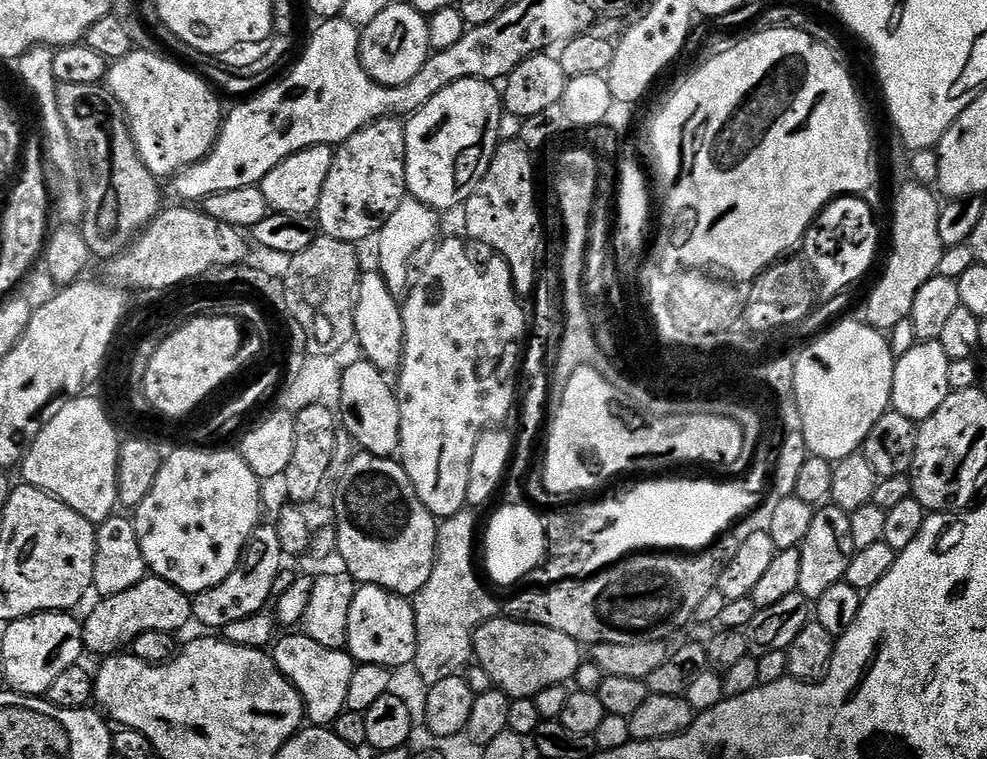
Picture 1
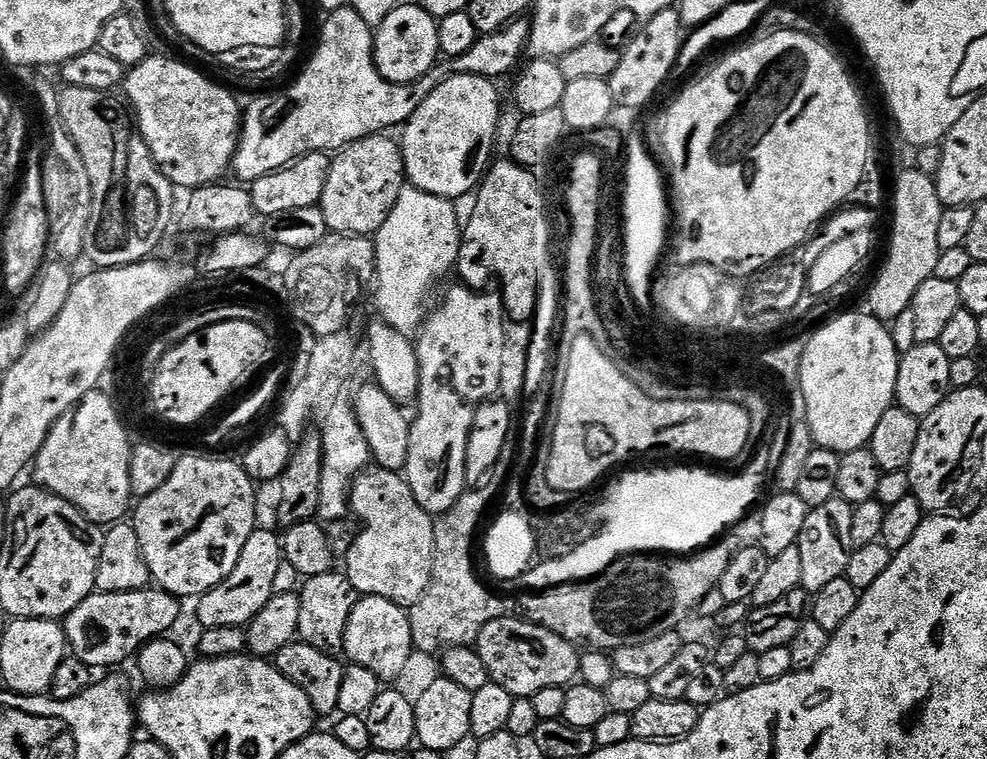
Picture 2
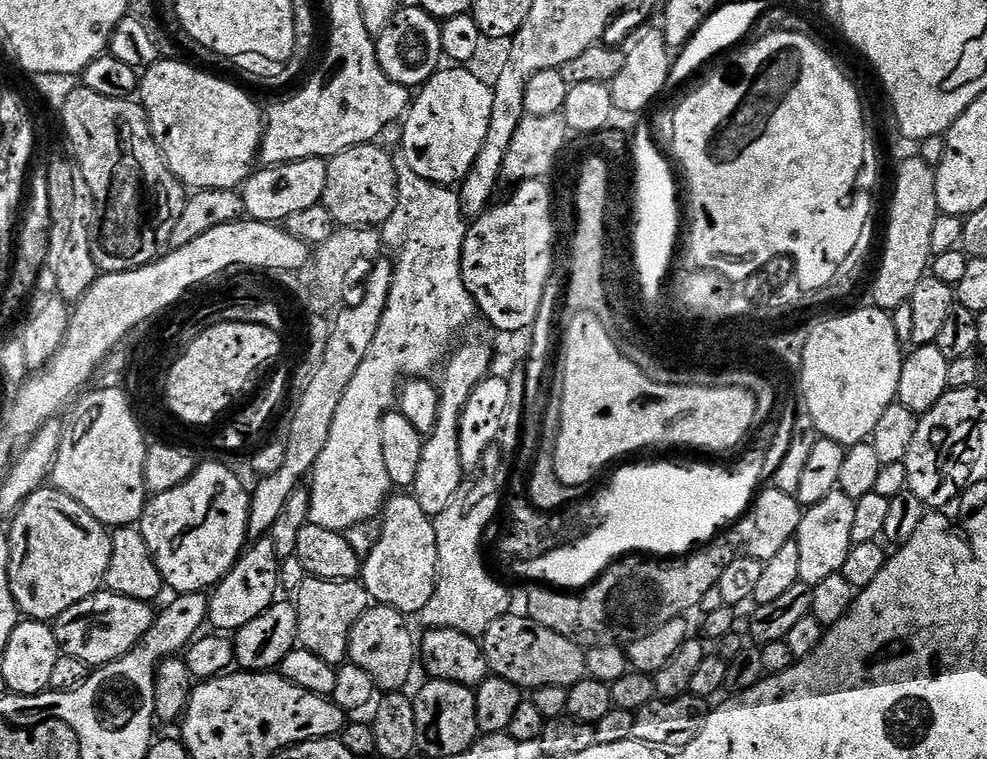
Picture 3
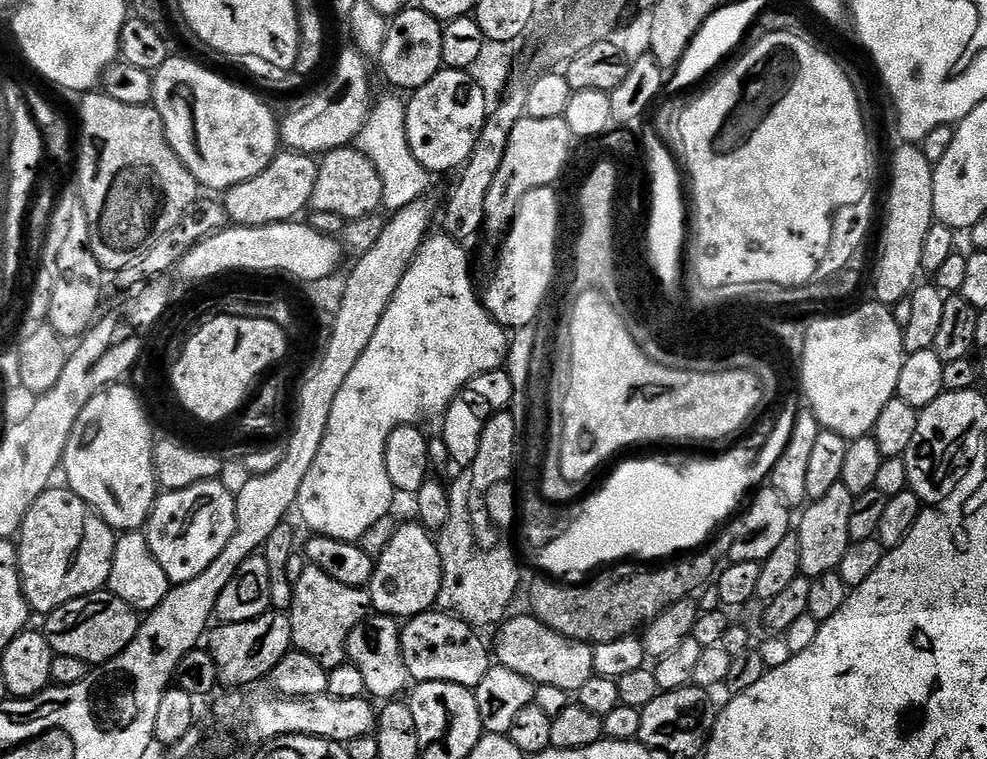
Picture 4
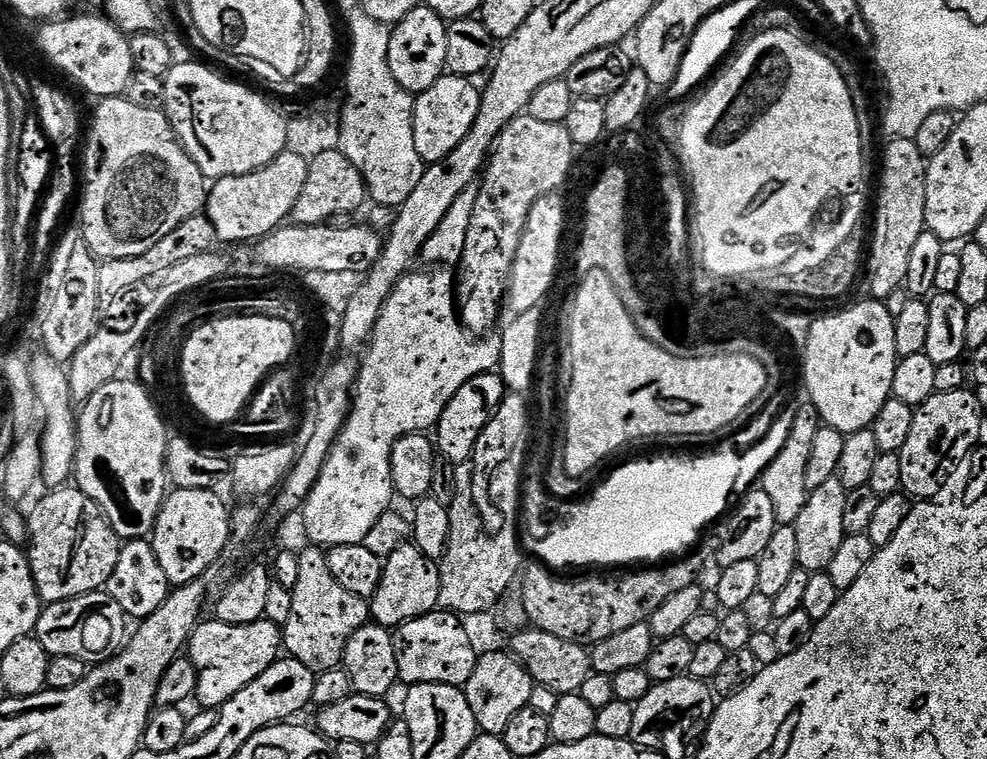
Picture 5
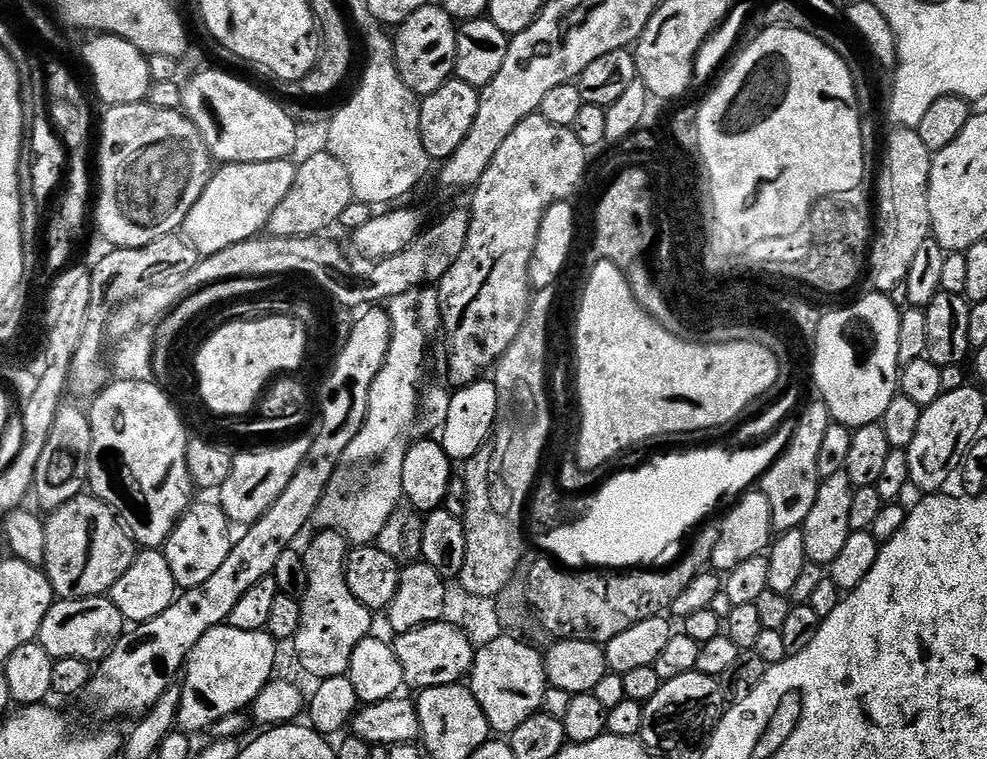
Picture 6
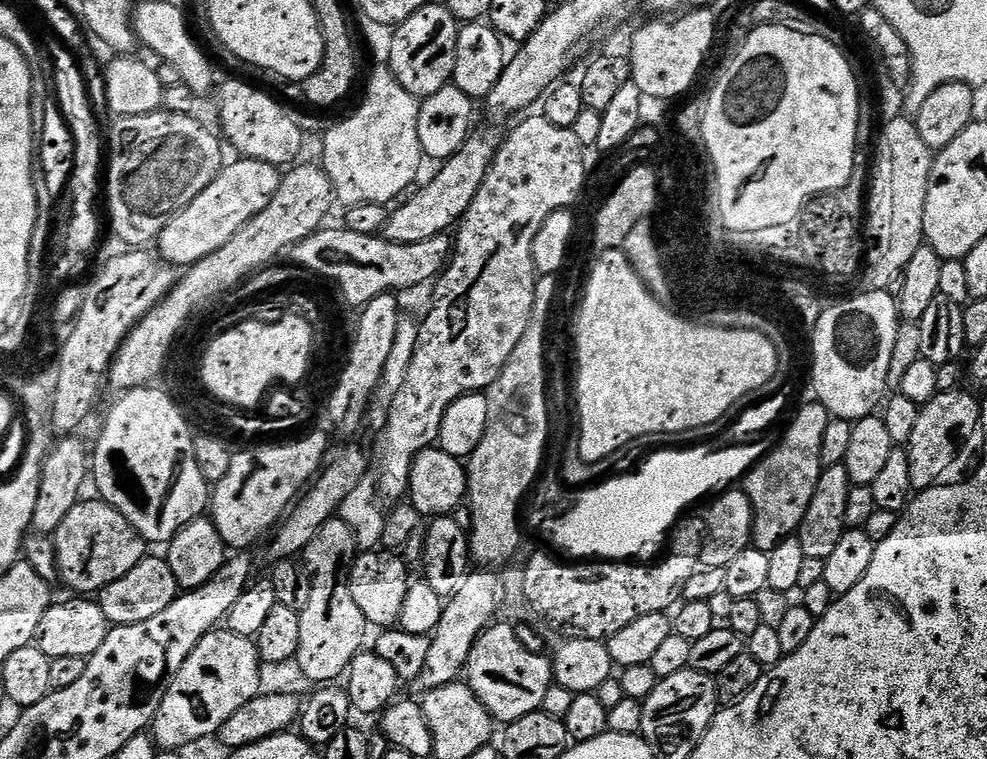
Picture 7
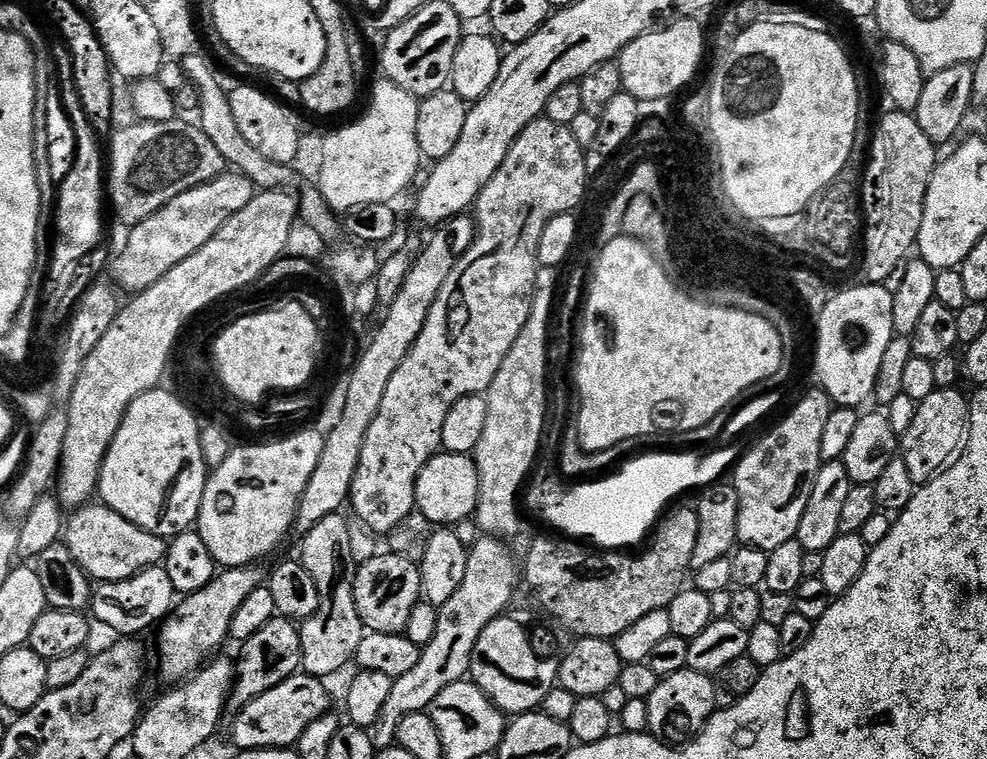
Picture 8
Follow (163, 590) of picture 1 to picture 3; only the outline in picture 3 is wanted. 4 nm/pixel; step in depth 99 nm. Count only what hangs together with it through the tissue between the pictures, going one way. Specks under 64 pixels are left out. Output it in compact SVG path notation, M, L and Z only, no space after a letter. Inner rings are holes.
M101 590L87 596L82 602L70 606L54 621L56 641L61 653L73 656L90 666L109 664L122 658L139 644L142 637L152 629L157 613L146 600L120 596L116 592Z

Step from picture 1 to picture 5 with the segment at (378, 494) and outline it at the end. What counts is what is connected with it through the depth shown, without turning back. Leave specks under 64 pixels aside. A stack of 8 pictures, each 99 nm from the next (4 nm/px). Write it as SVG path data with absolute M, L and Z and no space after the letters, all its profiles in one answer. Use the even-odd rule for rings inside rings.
M409 542L384 560L384 574L376 593L370 598L370 616L383 628L395 630L427 612L437 611L440 604L440 569L415 543Z

